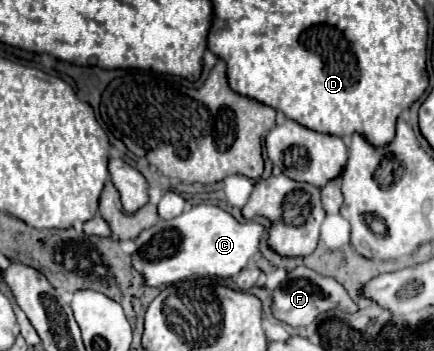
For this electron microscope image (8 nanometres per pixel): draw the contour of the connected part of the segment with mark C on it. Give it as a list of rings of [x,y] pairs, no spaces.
[[[194,205],[194,207],[186,209],[182,215],[168,219],[168,221],[160,219],[154,227],[142,231],[140,237],[136,239],[138,251],[132,255],[132,263],[134,263],[136,271],[140,271],[144,275],[144,281],[150,287],[172,285],[176,281],[196,279],[196,277],[230,279],[230,277],[236,277],[242,269],[246,269],[250,265],[252,257],[260,251],[258,245],[260,245],[262,235],[264,235],[264,227],[256,221],[238,223],[228,211],[224,211],[216,205]]]

